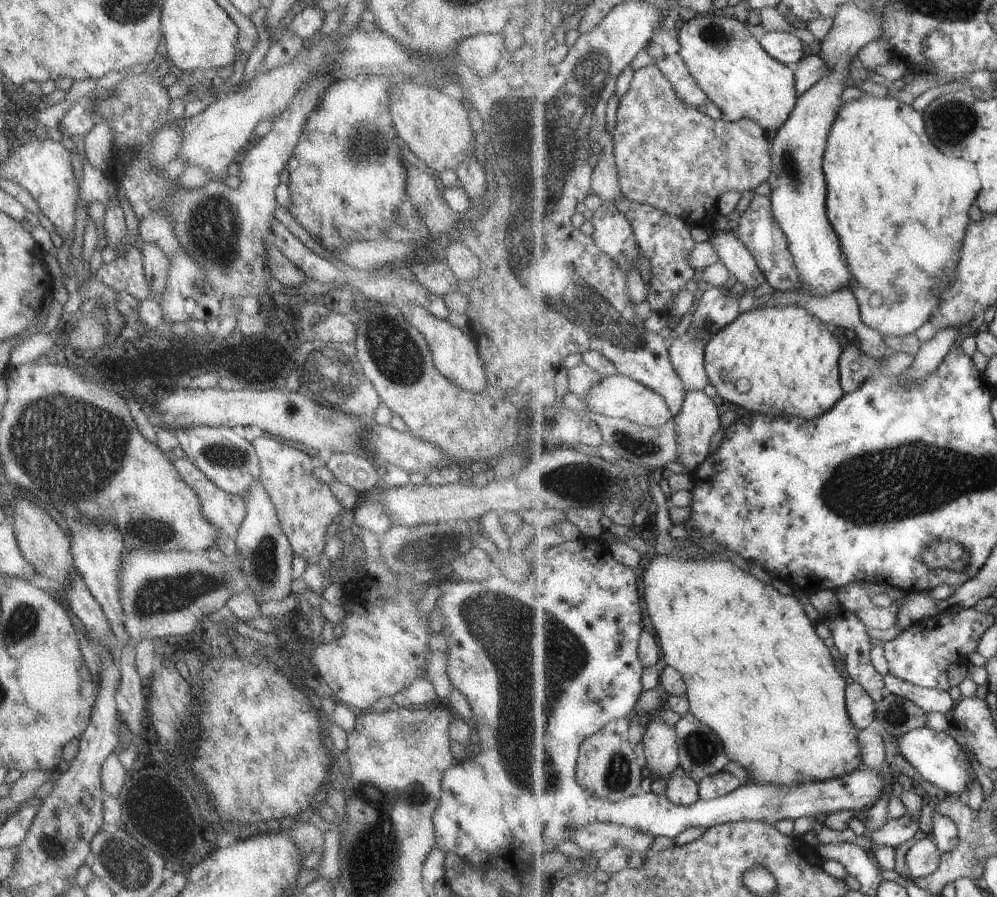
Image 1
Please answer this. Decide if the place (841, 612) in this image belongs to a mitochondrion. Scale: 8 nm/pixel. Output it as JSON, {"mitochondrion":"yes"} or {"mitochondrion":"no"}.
{"mitochondrion":"no"}

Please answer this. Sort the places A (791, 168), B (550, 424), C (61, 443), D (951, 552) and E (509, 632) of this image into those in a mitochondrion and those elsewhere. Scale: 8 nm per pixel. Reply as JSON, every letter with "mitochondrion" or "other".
{"A":"mitochondrion","B":"mitochondrion","C":"mitochondrion","D":"mitochondrion","E":"mitochondrion"}

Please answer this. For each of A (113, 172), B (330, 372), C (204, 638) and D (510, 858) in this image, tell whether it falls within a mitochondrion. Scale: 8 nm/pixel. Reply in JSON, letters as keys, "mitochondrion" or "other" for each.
{"A":"other","B":"mitochondrion","C":"other","D":"other"}

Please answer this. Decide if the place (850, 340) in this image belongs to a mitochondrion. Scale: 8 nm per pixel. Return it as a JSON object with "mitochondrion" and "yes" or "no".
{"mitochondrion":"no"}

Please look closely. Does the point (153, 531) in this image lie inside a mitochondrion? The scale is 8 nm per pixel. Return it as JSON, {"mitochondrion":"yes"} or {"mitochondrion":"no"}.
{"mitochondrion":"yes"}

